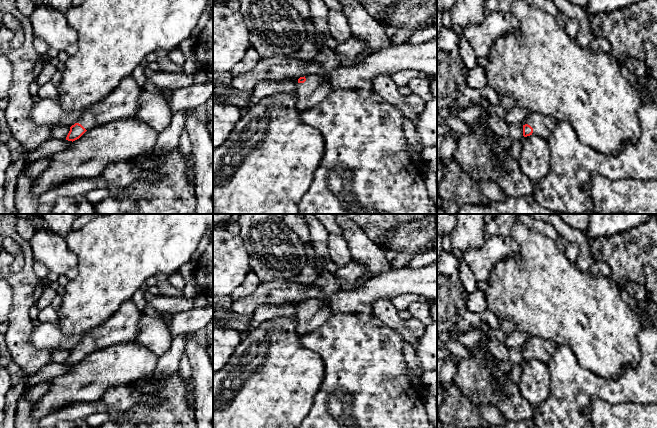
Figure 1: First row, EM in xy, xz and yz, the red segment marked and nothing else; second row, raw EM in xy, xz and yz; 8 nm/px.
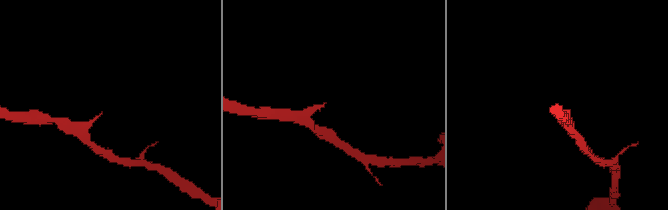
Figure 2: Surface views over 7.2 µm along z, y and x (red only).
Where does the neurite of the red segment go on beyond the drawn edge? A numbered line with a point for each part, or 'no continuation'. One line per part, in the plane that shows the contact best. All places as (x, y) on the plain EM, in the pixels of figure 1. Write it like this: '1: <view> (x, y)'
1: yz (543, 350)

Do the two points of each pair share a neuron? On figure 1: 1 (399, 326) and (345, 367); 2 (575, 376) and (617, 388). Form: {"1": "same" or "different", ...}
{"1": "different", "2": "same"}

